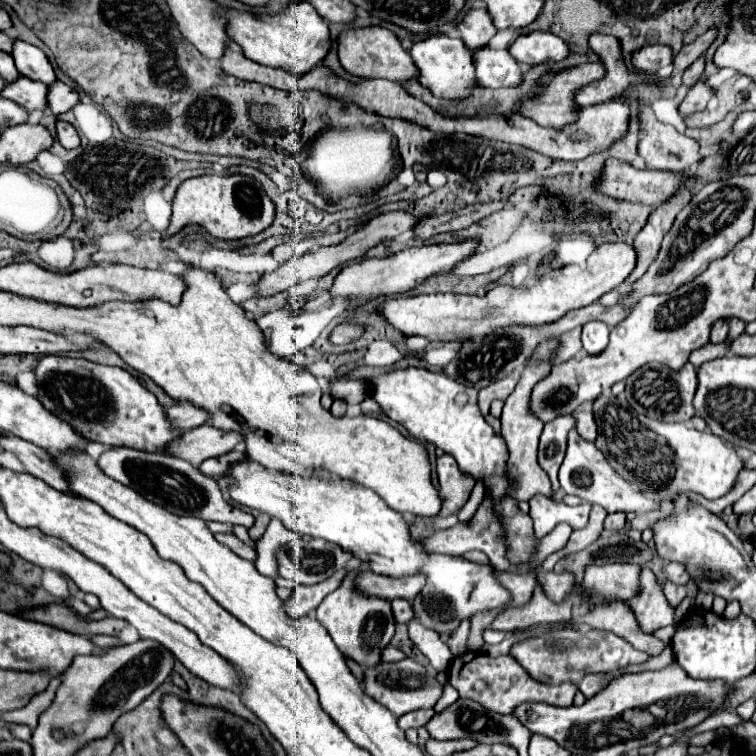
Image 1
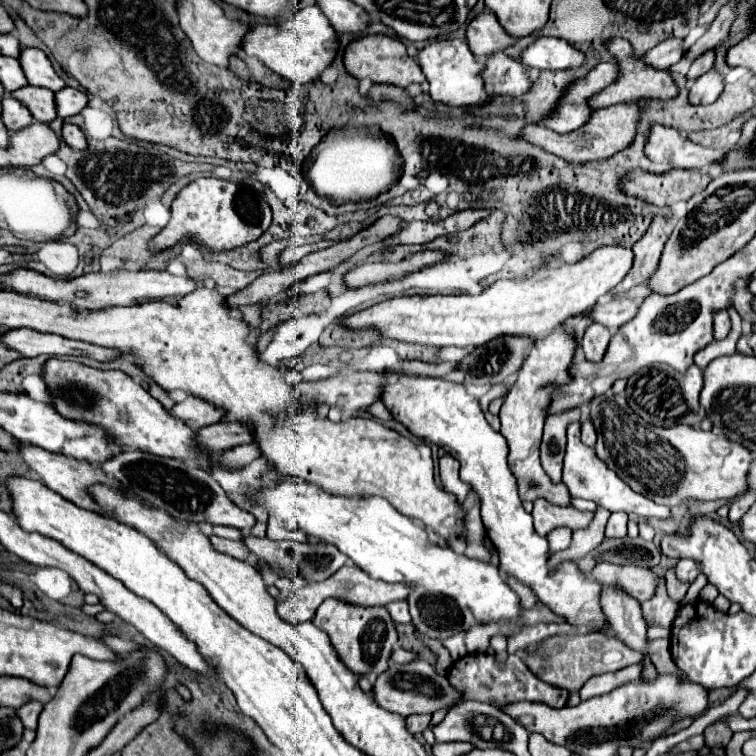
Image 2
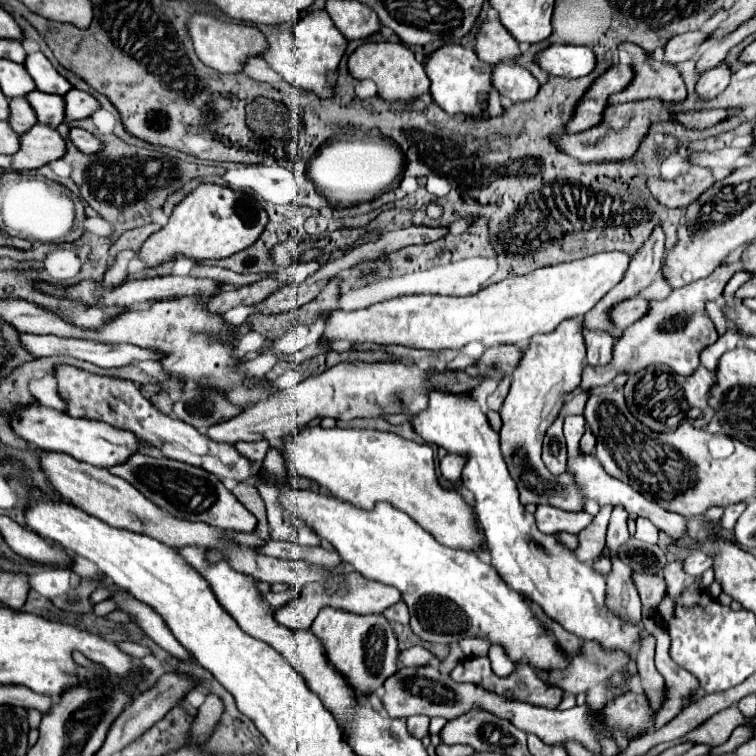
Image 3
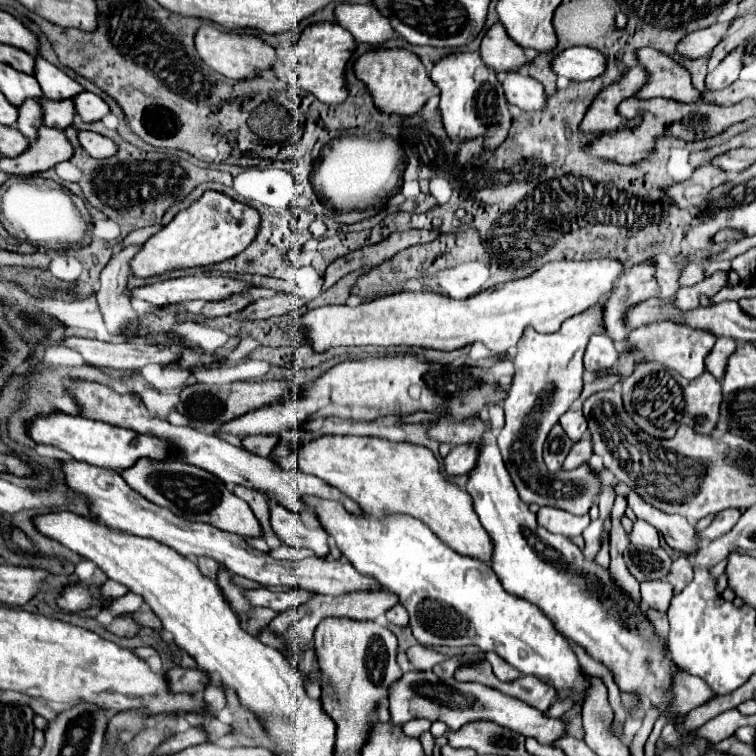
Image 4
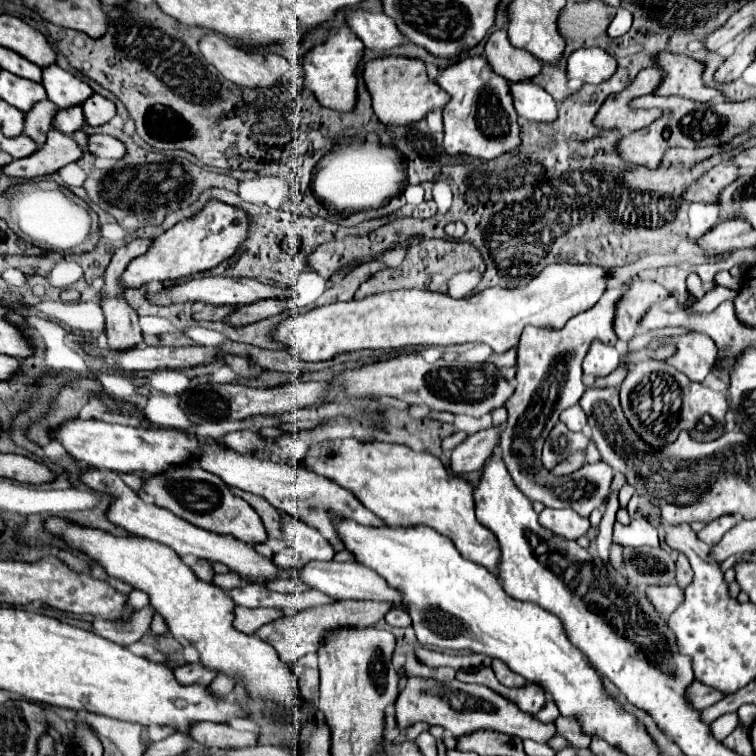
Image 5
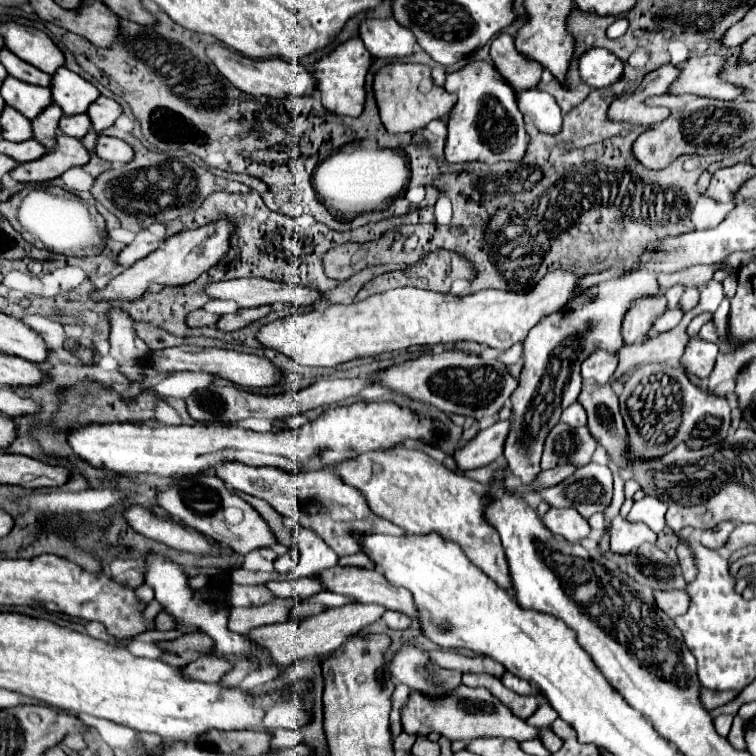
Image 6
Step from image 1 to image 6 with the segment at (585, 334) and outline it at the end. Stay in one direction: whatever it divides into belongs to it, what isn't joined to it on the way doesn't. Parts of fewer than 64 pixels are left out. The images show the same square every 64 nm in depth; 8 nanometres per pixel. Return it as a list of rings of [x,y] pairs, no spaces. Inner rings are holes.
[[[596,350],[590,358],[584,360],[582,364],[582,378],[584,380],[594,380],[596,384],[606,384],[614,370],[618,366],[618,358],[604,352],[604,350]]]

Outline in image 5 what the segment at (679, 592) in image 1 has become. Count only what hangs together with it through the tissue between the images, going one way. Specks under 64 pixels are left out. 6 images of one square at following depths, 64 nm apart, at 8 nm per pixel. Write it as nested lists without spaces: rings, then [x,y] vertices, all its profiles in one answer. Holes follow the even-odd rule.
[[[678,552],[678,560],[676,560],[676,580],[680,588],[686,588],[686,584],[692,580],[692,568],[682,552]]]

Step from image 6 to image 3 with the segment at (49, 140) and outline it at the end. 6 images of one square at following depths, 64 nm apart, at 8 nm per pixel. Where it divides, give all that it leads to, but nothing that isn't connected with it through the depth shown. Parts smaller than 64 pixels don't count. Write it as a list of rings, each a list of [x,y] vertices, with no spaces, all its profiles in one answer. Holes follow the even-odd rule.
[[[12,98],[10,100],[10,126],[14,128],[14,132],[28,132],[36,122],[36,112],[32,106],[28,106],[26,98]]]

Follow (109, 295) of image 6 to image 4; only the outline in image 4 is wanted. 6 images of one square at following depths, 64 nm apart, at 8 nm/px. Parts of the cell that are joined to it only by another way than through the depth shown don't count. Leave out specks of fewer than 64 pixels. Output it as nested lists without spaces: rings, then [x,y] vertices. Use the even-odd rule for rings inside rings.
[[[206,192],[198,202],[176,214],[168,226],[144,242],[142,250],[130,262],[130,272],[138,278],[152,278],[170,270],[218,264],[240,254],[254,240],[258,224],[260,214],[254,208],[220,192]]]

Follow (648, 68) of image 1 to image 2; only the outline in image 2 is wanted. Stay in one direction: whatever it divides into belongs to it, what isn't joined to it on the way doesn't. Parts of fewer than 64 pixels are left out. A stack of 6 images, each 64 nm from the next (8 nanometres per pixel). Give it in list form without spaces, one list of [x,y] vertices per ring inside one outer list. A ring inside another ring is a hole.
[[[668,38],[662,44],[658,44],[656,48],[652,48],[644,56],[644,62],[646,64],[652,64],[654,68],[666,70],[672,64],[680,62],[686,56],[686,52],[688,52],[688,48],[684,46],[684,40],[680,40],[680,38]]]

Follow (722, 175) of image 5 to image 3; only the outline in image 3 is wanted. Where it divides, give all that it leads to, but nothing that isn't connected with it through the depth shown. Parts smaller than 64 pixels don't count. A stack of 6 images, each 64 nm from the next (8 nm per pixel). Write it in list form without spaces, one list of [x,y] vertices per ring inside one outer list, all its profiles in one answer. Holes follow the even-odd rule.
[[[692,166],[688,174],[676,178],[676,180],[660,180],[650,178],[648,188],[652,196],[666,204],[668,208],[686,208],[692,204],[702,192],[706,192],[716,182],[712,170],[702,166]]]

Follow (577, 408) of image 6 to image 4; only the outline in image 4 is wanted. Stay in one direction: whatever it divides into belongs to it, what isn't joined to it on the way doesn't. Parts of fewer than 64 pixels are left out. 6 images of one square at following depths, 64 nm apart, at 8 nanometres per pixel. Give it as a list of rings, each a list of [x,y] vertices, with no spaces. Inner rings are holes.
[[[570,408],[568,412],[564,412],[564,416],[560,416],[560,424],[572,440],[580,440],[582,434],[586,432],[584,414],[582,414],[582,410],[576,410],[576,408]]]

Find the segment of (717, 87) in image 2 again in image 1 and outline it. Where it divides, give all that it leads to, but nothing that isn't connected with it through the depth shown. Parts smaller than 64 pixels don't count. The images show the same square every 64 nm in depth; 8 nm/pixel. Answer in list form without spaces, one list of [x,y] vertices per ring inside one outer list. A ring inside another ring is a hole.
[[[698,80],[686,94],[686,98],[680,104],[680,112],[682,116],[688,116],[692,112],[700,112],[706,108],[706,104],[710,102],[710,98],[714,96],[714,88],[706,84],[706,80]]]

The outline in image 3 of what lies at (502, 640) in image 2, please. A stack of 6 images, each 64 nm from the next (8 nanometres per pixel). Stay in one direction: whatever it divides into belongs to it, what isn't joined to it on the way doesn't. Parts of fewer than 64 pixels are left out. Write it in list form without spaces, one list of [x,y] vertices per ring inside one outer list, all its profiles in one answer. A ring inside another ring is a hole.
[[[490,646],[488,650],[488,658],[492,662],[492,670],[498,674],[498,676],[510,676],[510,672],[514,672],[514,662],[508,660],[506,652],[502,646]]]

